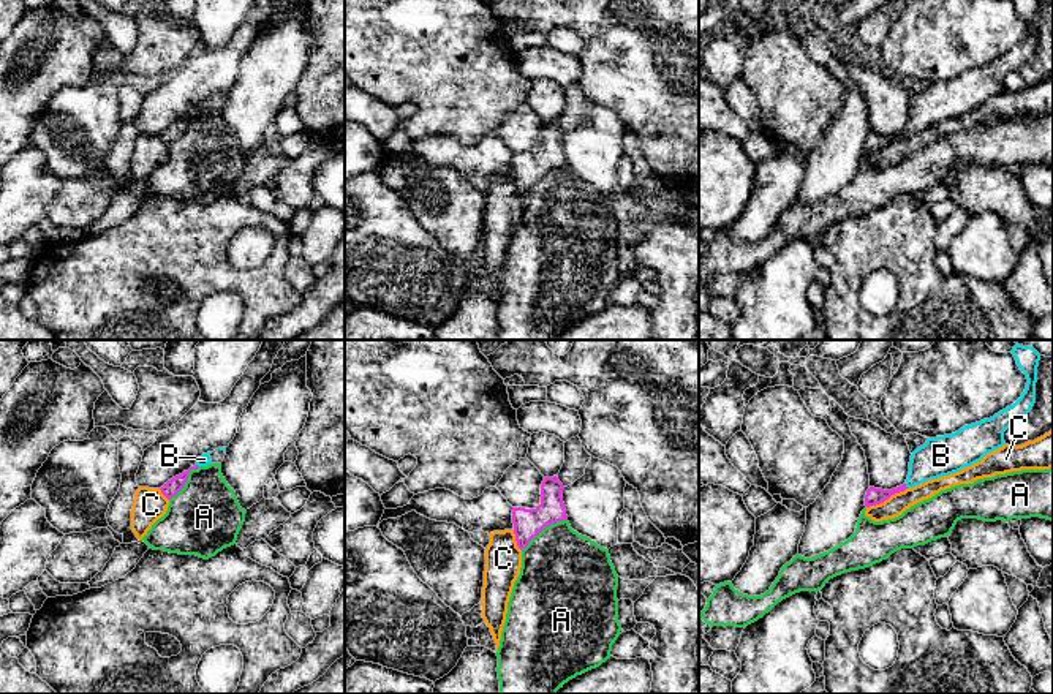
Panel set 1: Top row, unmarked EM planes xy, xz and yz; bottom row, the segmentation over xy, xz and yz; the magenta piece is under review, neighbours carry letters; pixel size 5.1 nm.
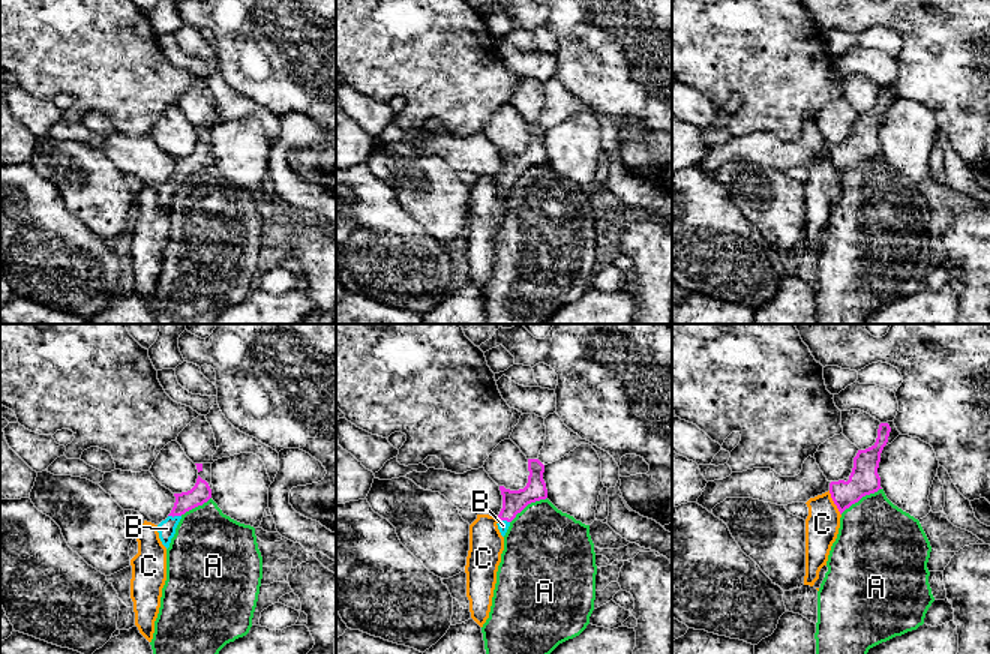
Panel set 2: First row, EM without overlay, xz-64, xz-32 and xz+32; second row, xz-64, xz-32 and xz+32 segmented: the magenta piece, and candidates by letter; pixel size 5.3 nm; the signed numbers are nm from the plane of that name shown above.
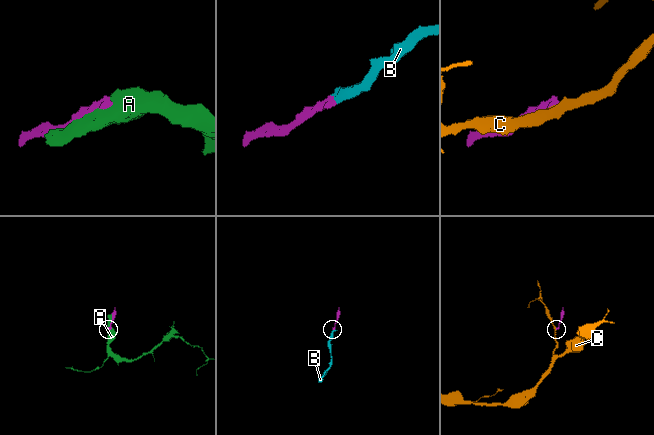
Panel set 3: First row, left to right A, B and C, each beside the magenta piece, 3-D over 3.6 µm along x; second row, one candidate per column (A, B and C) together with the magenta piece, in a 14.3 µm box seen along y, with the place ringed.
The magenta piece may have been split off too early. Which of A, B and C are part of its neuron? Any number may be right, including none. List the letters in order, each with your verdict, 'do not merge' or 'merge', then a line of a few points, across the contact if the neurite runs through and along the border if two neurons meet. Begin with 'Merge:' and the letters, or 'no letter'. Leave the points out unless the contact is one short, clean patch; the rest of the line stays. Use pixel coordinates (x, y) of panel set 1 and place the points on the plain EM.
Merge: B
A: do not merge
B: merge | yz (873, 143), (905, 132), (932, 106), (941, 101)
C: do not merge | yz (906, 133), (867, 154)

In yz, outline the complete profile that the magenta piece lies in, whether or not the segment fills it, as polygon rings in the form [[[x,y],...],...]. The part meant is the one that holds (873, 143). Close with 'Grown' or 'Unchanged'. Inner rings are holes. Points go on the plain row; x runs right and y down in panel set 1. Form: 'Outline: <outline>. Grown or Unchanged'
Outline: [[[1013,0],[1013,3],[1028,25],[1021,43],[990,65],[964,71],[952,81],[928,84],[912,98],[906,128],[892,136],[870,133],[865,141],[866,153],[881,150],[892,141],[927,126],[958,119],[1006,90],[1004,77],[1025,63],[1036,49],[1040,0]]]. Grown

